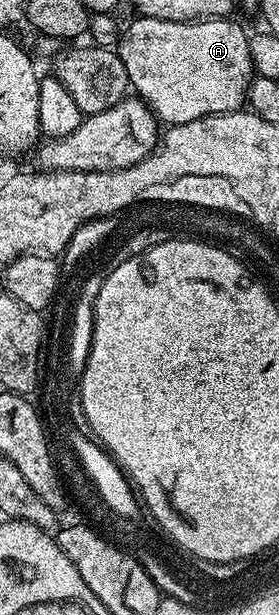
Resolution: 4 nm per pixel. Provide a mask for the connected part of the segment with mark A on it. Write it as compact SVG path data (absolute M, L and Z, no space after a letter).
M139 17L135 23L135 48L132 51L120 50L119 57L125 72L128 74L128 81L133 88L134 94L147 104L155 118L163 125L174 125L176 123L188 123L197 121L206 115L220 115L226 111L238 111L247 103L247 92L251 89L253 78L253 68L251 66L251 54L249 45L251 44L248 32L243 32L243 27L239 23L234 23L234 18L224 17L222 19L194 19L192 23L182 23L181 21L161 21L157 17Z

